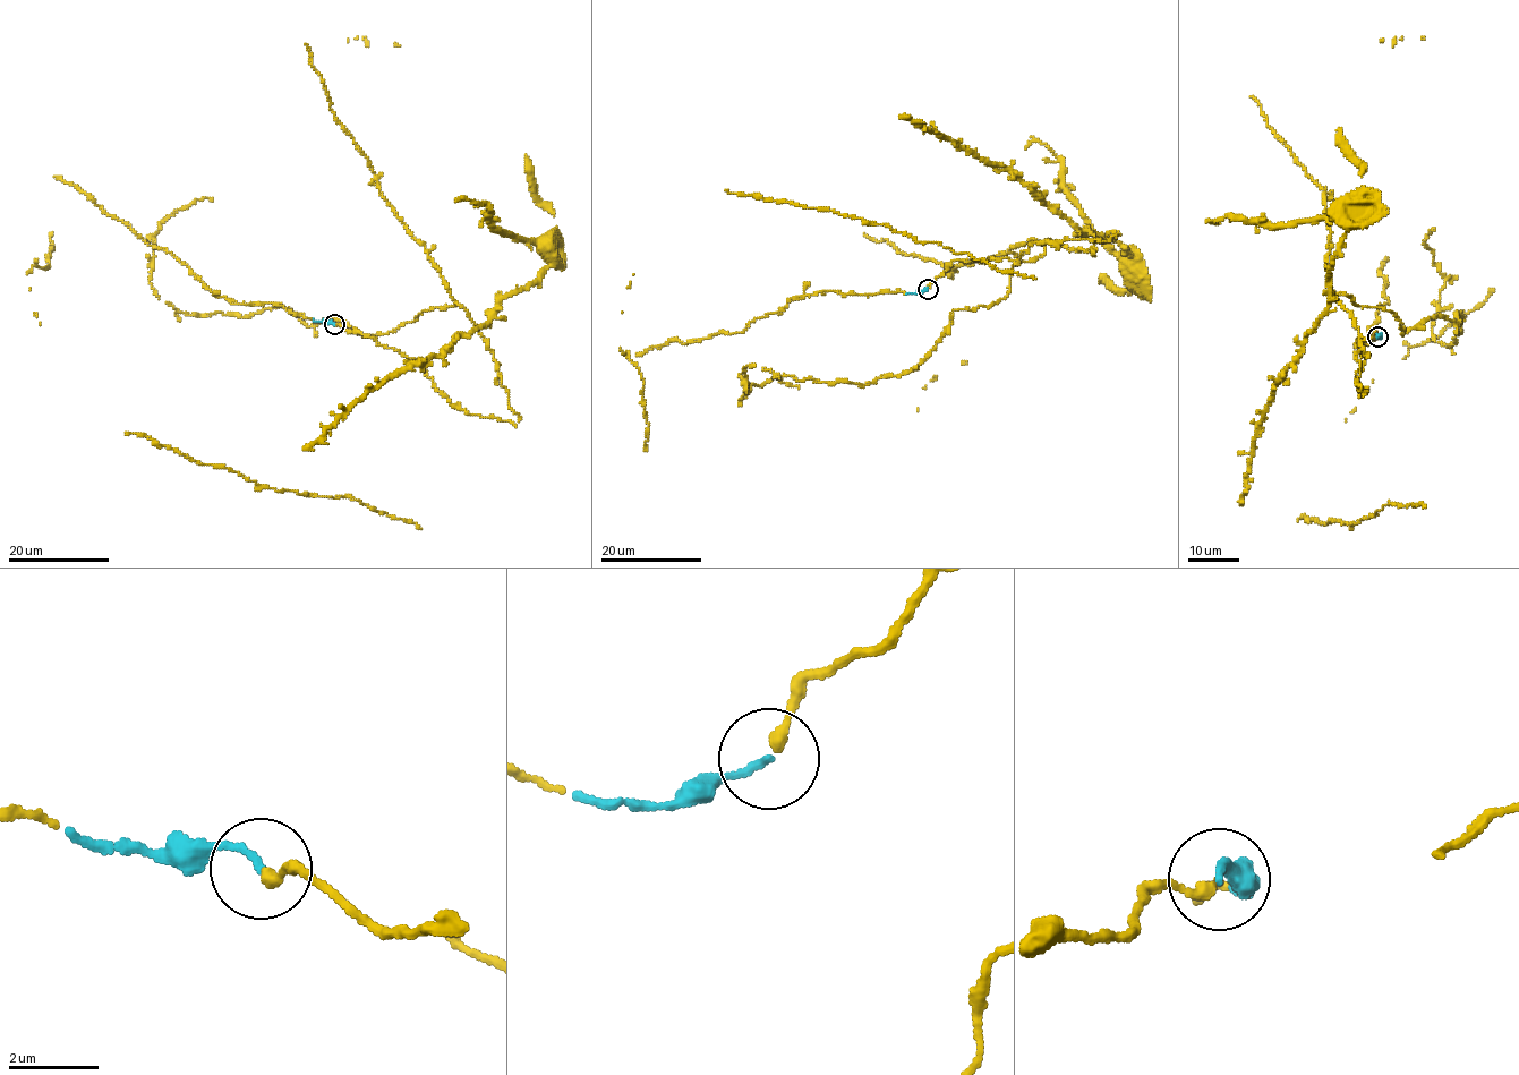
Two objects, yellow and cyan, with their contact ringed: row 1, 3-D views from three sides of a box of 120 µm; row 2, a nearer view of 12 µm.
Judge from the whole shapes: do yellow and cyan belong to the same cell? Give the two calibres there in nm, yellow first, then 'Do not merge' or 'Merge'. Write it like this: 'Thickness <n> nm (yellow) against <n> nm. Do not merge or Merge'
Thickness 240 nm (yellow) against 150 nm. Merge

